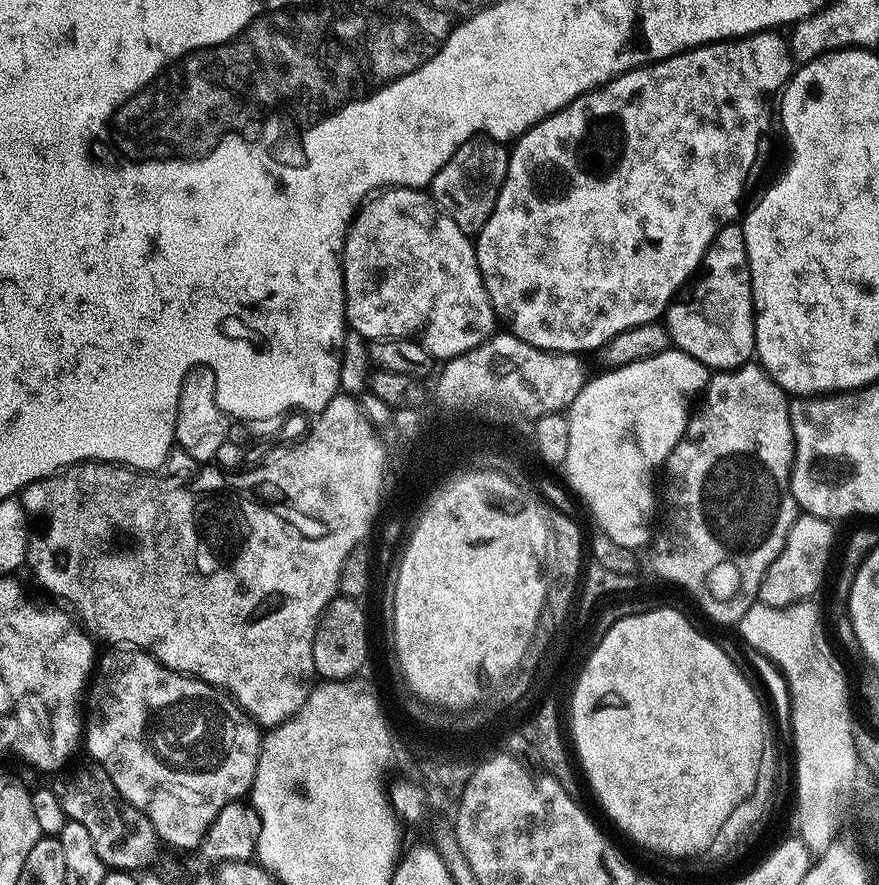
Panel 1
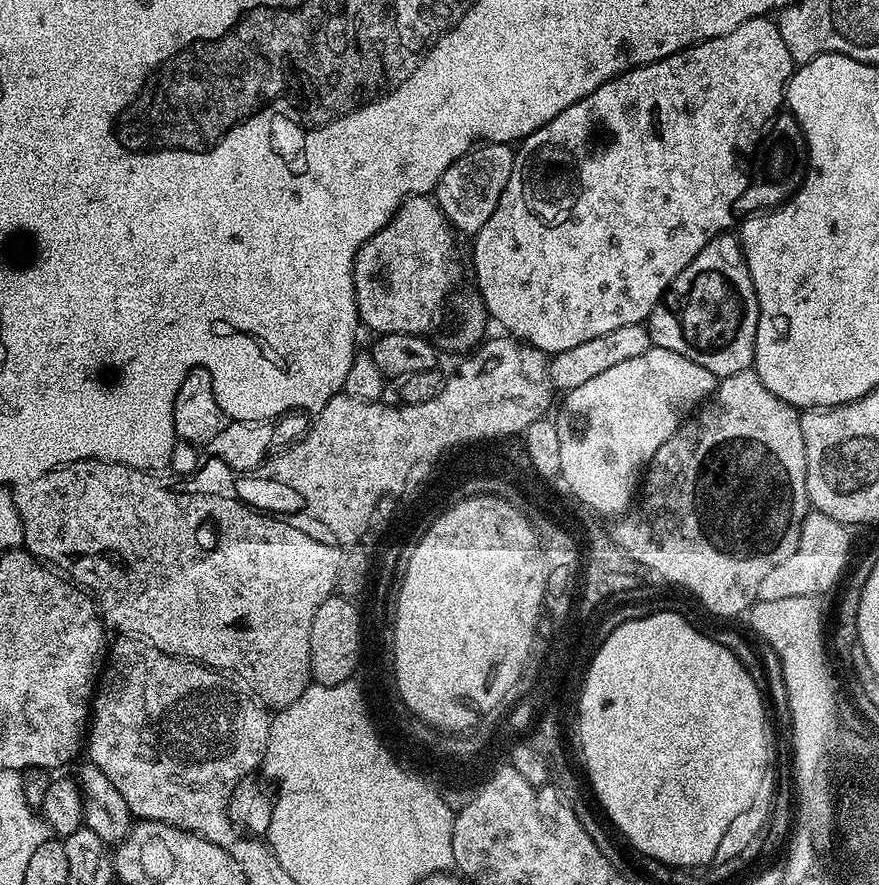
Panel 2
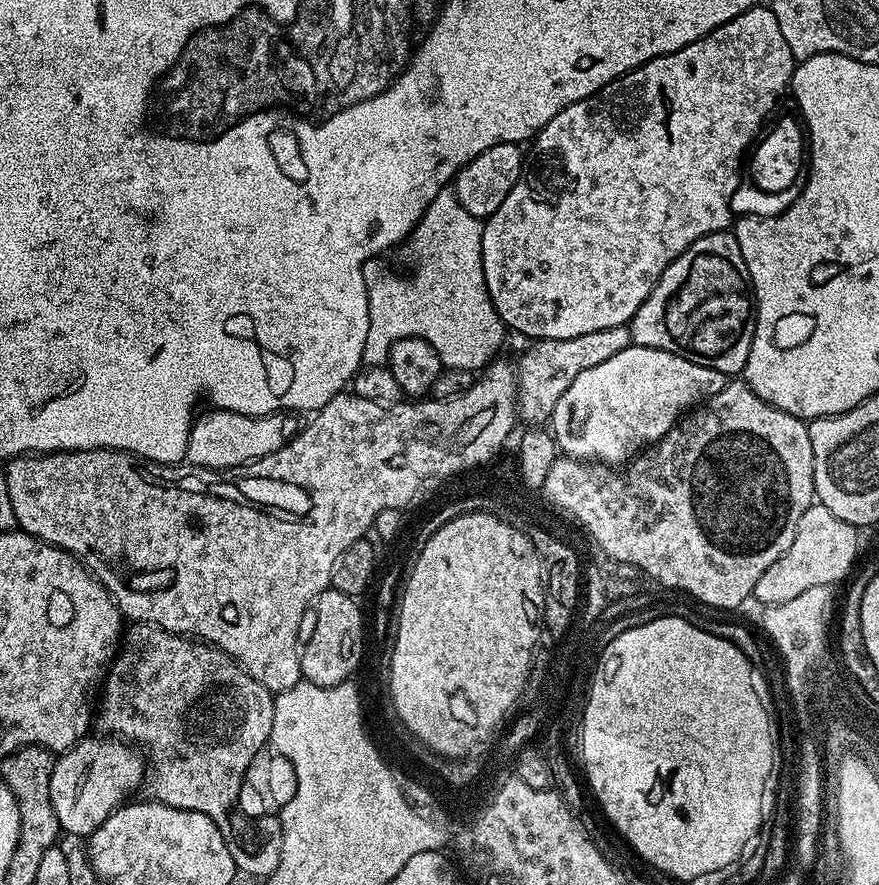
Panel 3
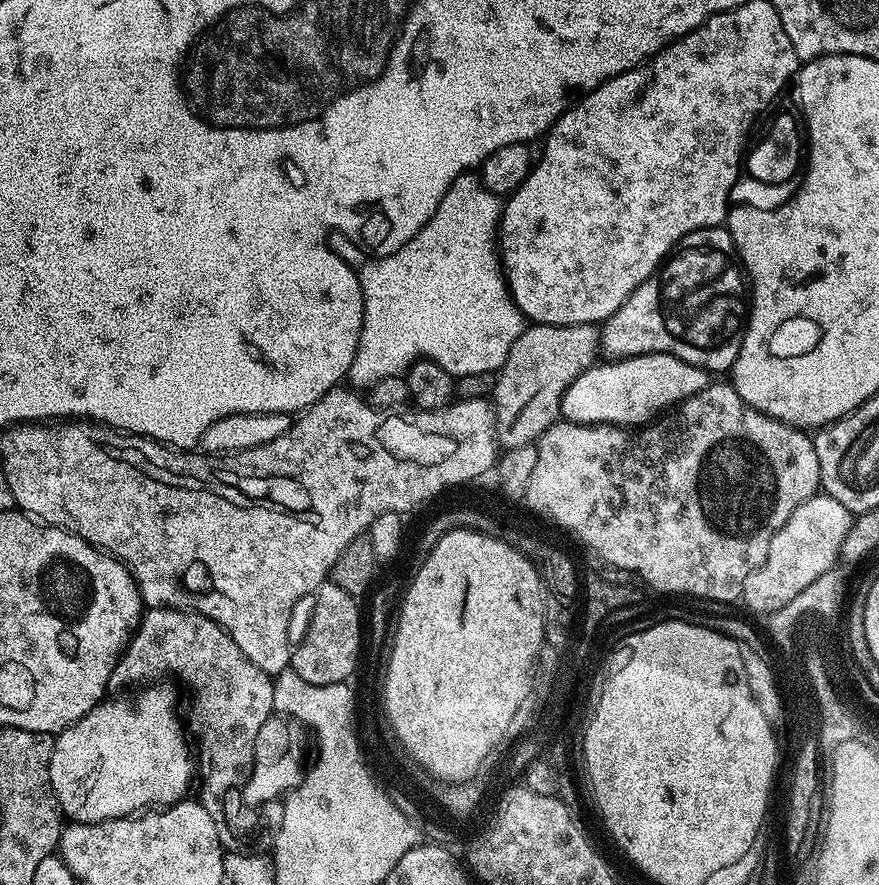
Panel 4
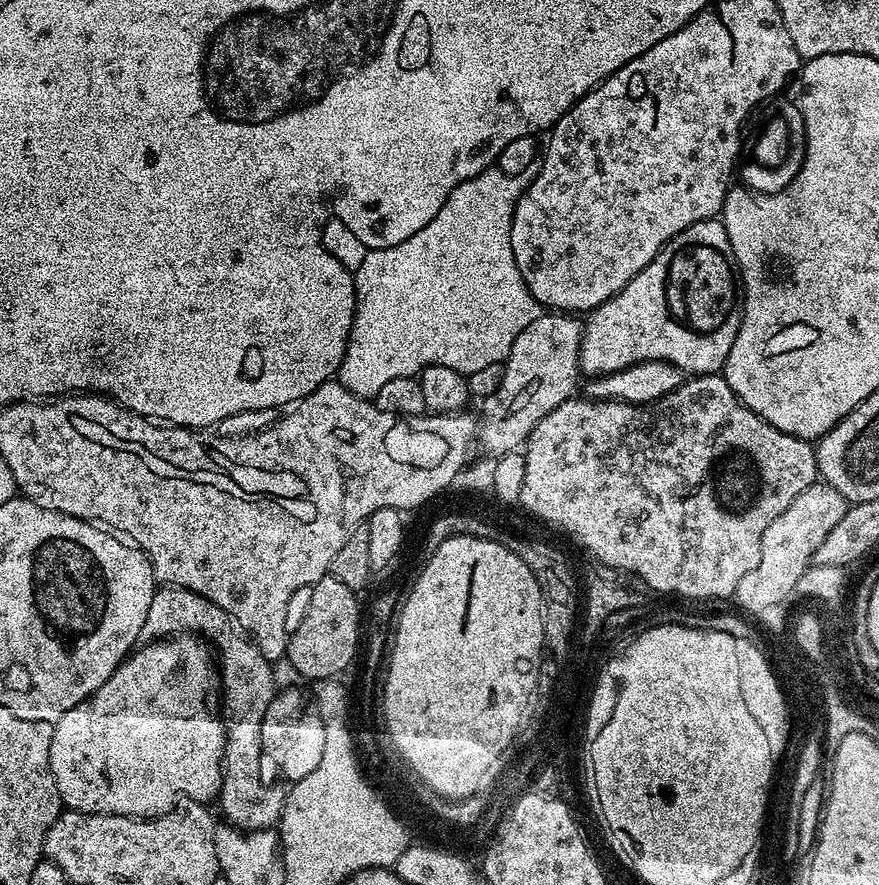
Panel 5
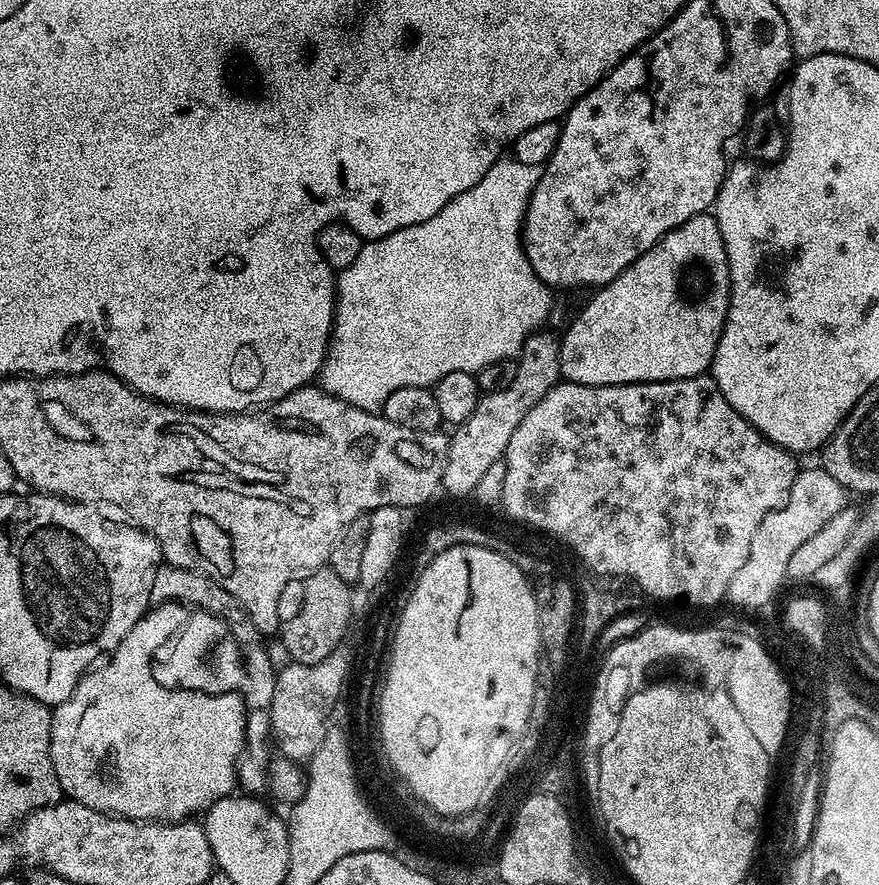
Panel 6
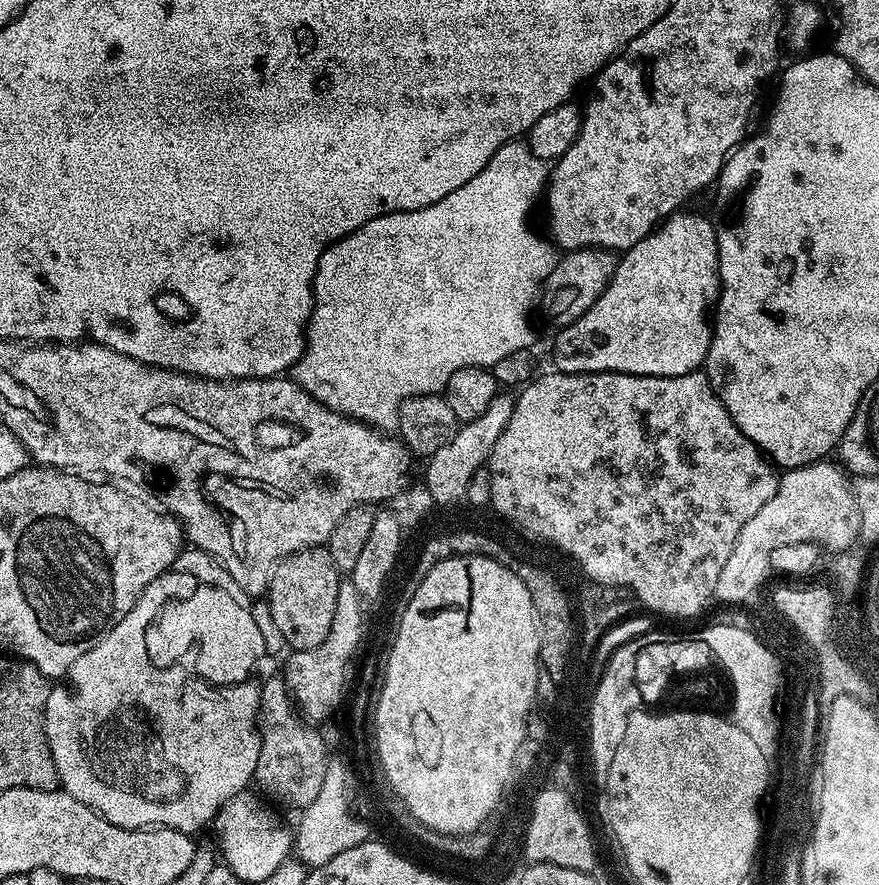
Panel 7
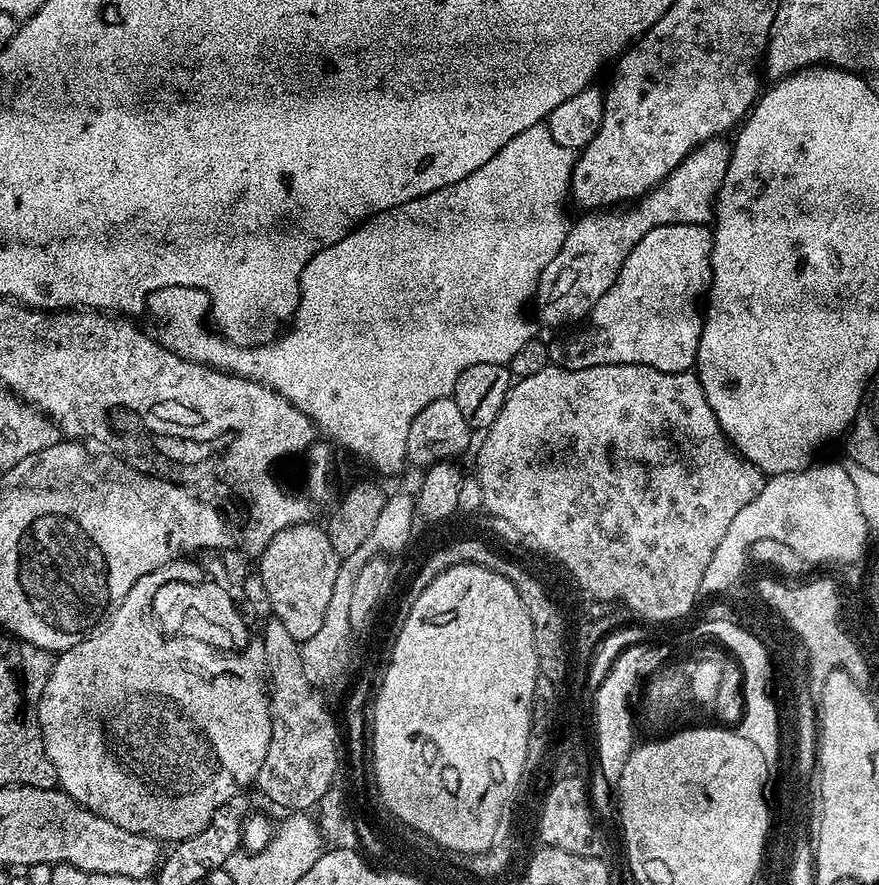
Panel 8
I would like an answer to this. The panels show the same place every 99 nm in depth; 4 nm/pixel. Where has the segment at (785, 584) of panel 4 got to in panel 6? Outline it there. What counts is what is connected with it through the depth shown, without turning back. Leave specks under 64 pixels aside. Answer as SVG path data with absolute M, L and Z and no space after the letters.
M823 467L808 468L797 471L796 481L790 490L790 498L781 508L775 508L754 530L754 542L750 542L750 554L746 562L730 578L727 599L741 604L744 608L760 608L768 604L776 596L780 583L785 582L788 575L787 563L790 562L794 550L817 534L822 527L836 514L846 507L846 490Z

